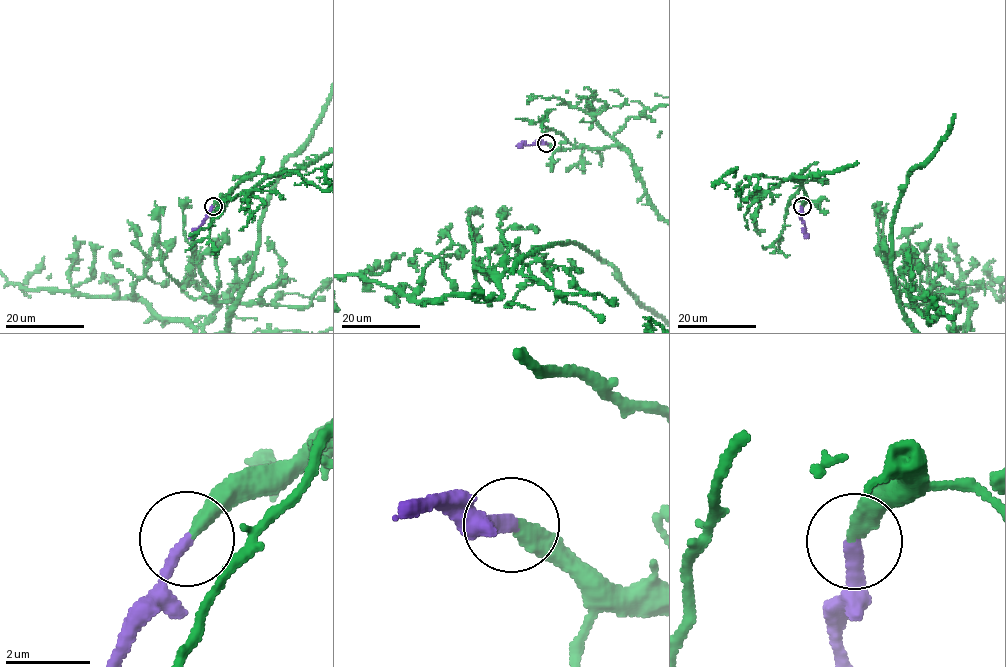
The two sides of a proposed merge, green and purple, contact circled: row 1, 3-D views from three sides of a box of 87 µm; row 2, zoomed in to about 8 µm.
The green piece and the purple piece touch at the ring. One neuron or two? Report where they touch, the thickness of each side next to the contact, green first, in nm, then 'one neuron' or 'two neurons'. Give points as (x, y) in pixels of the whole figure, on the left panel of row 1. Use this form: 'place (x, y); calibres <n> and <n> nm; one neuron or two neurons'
place (213, 206); calibres 400 and 320 nm; one neuron

